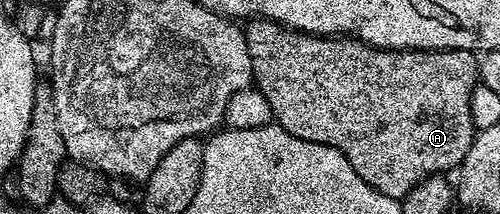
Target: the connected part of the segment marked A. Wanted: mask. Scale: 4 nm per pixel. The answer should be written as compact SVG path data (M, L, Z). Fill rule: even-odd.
M254 19L245 26L244 32L248 43L250 56L250 72L253 88L268 101L271 108L273 124L279 125L288 135L296 135L296 139L308 139L308 143L320 143L340 151L348 163L352 163L352 171L368 183L380 195L403 198L418 186L418 182L426 177L446 175L457 170L462 164L464 155L468 155L468 147L472 147L476 132L470 114L470 103L474 86L479 84L479 58L469 49L377 49L375 45L366 45L356 37L339 35L337 37L314 37L310 33L298 33L295 29L288 29L276 21Z

